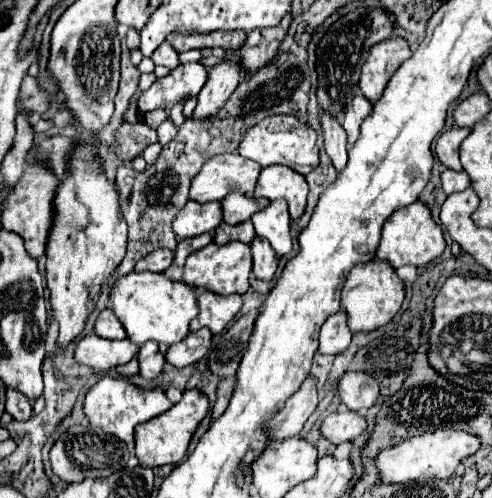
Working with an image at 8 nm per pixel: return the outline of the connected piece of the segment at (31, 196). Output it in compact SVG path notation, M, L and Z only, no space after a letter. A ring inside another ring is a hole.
M35 160L35 164L27 164L19 184L15 184L11 194L7 194L7 200L3 204L3 228L21 234L25 240L25 248L33 258L45 254L45 244L53 222L53 196L57 184L59 180L53 176L53 172Z

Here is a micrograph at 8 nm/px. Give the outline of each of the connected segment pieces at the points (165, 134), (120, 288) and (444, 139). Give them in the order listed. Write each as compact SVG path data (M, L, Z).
M167 110L167 120L163 120L163 126L157 128L157 136L159 136L159 142L161 144L167 144L171 138L175 138L177 134L177 126L171 124L171 118L169 118L169 110Z
M129 272L119 276L111 286L109 300L115 316L123 324L127 338L141 346L149 340L159 344L175 344L189 334L189 322L197 316L197 296L185 282L173 282L165 274L151 272Z
M451 128L437 138L435 152L437 152L437 158L441 160L441 164L445 164L451 170L461 170L459 146L467 134L471 134L471 128Z

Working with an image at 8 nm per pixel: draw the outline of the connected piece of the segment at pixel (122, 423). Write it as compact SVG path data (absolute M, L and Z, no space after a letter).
M101 376L87 392L87 406L85 406L85 414L89 416L91 424L99 426L103 432L113 434L117 438L121 438L123 442L133 442L133 428L137 424L143 424L155 416L159 416L161 412L167 412L173 404L167 400L165 392L161 388L153 388L153 390L143 390L123 378L109 378L109 376Z

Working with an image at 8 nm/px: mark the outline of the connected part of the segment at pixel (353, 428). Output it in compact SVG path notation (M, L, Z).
M351 410L329 414L319 428L321 436L333 444L351 442L357 436L361 436L365 430L367 430L365 418L361 418L357 412L351 412Z

